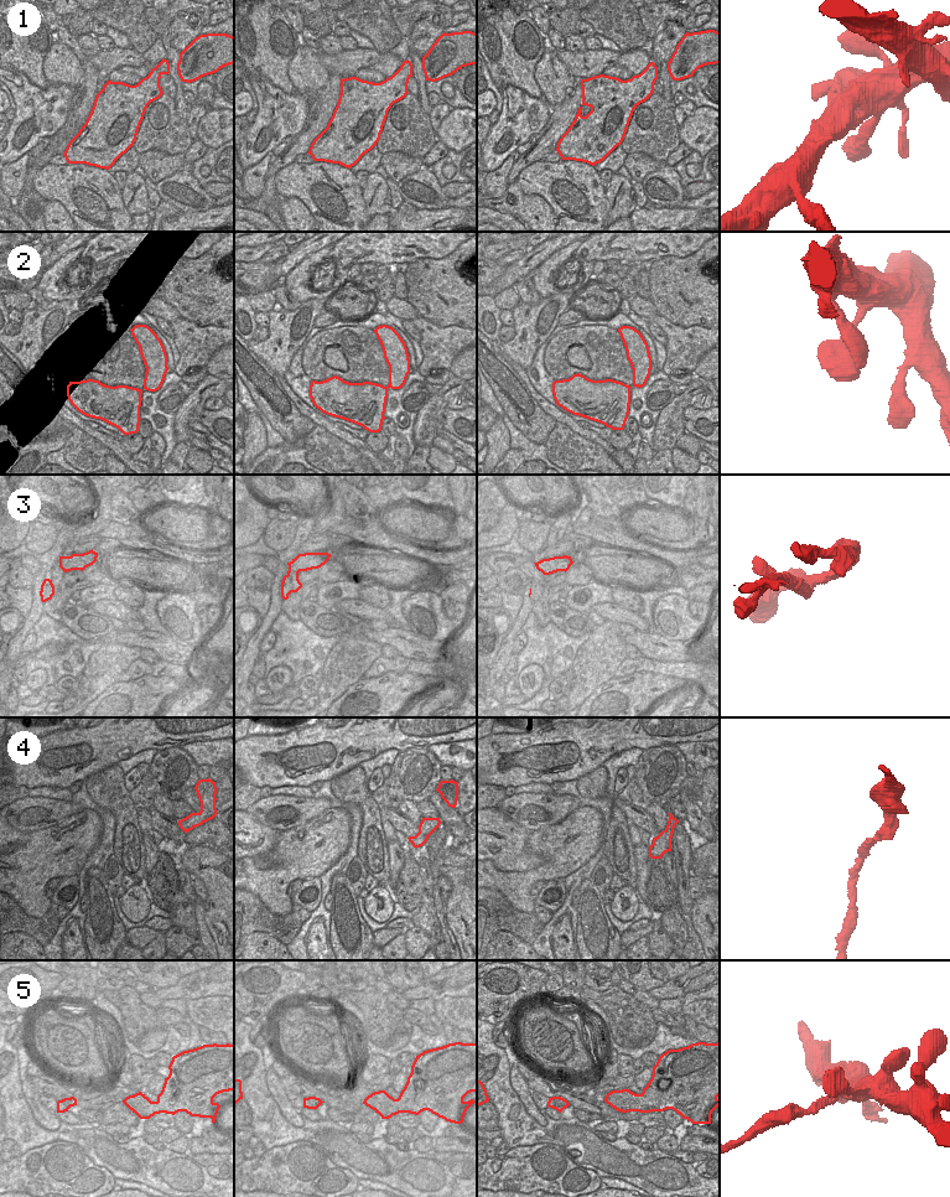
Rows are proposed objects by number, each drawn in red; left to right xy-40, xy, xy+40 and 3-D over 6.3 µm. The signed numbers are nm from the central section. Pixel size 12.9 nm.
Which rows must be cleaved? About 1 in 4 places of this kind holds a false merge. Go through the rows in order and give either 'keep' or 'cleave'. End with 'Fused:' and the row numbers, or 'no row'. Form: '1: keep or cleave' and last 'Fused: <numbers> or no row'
1: keep
2: keep
3: cleave
4: keep
5: cleave
Fused: 3, 5

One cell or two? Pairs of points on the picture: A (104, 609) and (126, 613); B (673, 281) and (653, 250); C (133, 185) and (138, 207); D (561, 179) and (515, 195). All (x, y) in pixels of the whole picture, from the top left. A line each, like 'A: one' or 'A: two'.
A: one
B: two
C: one
D: two

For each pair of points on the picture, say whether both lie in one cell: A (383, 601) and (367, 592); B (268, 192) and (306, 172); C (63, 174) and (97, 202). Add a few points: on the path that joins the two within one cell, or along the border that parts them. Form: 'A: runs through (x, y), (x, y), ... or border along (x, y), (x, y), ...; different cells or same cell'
A: runs through (379, 597), (370, 592); same cell
B: border along (274, 176), (279, 195), (297, 197), (301, 201); different cells
C: runs through (72, 182), (88, 193); same cell

